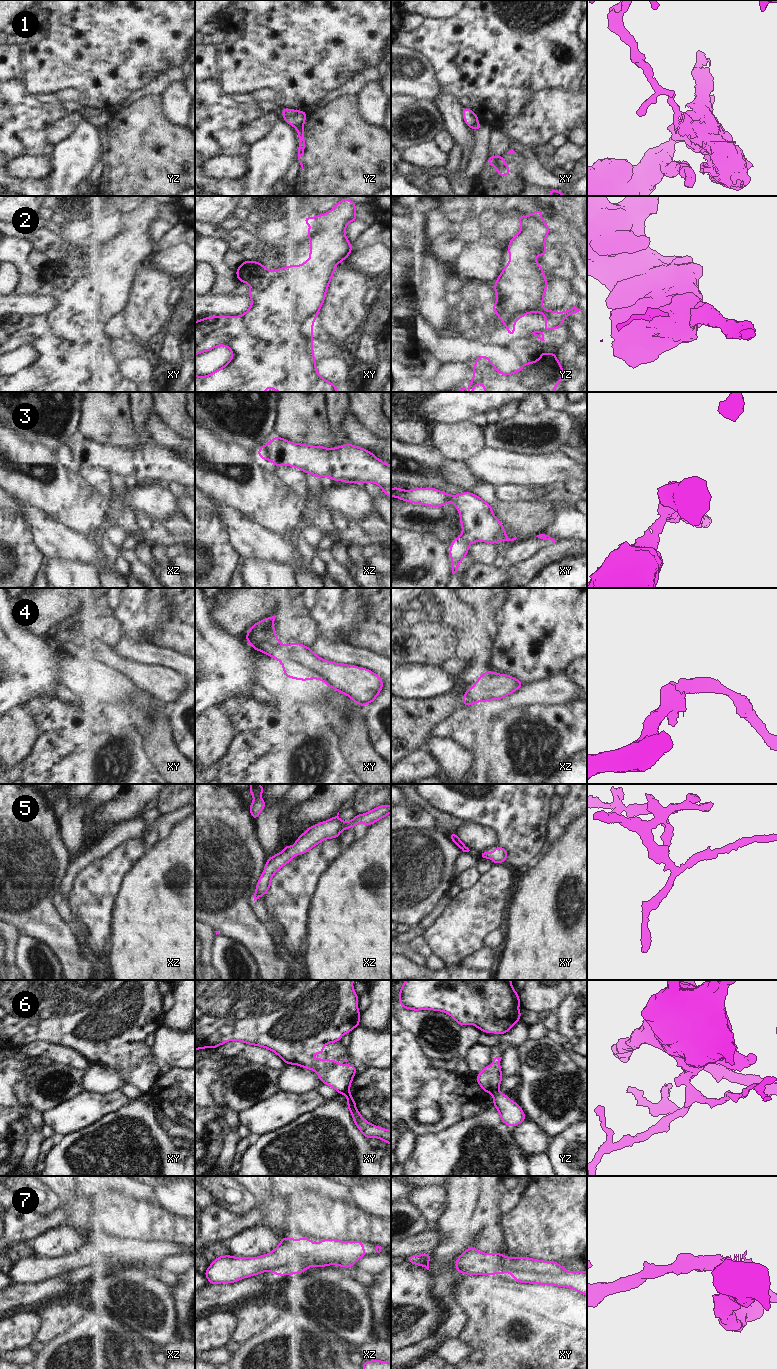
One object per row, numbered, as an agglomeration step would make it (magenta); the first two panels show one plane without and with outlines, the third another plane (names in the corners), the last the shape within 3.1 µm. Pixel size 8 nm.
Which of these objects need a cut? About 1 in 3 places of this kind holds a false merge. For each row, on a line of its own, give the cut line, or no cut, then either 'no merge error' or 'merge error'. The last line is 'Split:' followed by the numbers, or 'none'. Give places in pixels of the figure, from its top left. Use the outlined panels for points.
1: yz (303, 123), (294, 126) | merge error
2: no cut | no merge error
3: xz (269, 444), (270, 450), (266, 458) | merge error
4: no cut | no merge error
5: no cut | no merge error
6: yz (497, 1088), (491, 1093) | merge error
7: no cut | no merge error
Split: 1, 3, 6

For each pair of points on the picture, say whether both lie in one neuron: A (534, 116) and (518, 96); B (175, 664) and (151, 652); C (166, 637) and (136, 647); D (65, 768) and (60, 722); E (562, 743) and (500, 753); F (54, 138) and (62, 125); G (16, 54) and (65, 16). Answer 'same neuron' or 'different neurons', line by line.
A: different neurons
B: same neuron
C: different neurons
D: same neuron
E: same neuron
F: same neuron
G: different neurons

